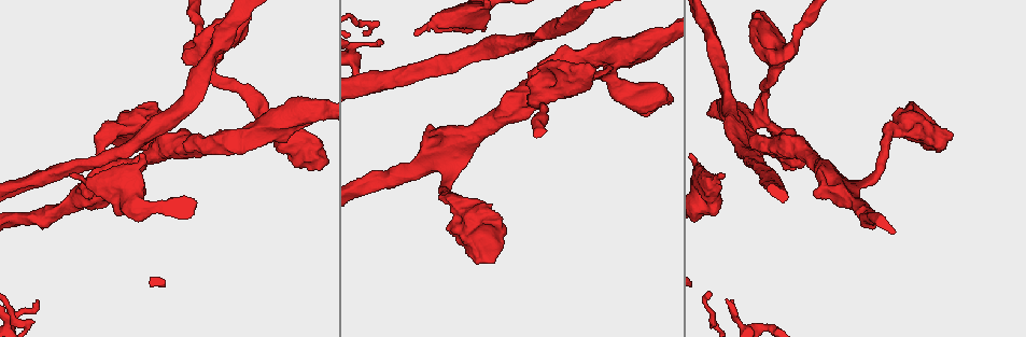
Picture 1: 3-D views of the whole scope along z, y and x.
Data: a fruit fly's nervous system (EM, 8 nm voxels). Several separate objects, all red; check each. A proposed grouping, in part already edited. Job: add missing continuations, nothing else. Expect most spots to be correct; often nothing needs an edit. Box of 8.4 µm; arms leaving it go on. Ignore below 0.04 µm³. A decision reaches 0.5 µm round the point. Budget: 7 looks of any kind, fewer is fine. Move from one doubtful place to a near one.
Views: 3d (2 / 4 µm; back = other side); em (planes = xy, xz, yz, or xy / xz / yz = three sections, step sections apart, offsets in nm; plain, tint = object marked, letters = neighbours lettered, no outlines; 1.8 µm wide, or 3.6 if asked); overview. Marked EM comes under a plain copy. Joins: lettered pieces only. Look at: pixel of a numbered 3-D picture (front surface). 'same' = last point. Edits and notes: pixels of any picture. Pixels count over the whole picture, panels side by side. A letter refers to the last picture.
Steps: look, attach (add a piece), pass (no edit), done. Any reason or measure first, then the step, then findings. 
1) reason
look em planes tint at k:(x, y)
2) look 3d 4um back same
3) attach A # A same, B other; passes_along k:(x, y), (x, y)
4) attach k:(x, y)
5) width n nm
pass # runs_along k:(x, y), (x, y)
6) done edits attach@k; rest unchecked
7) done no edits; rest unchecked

small branch off a trunk
look em 3.6um xz step 8 tint at 1:(269, 127)

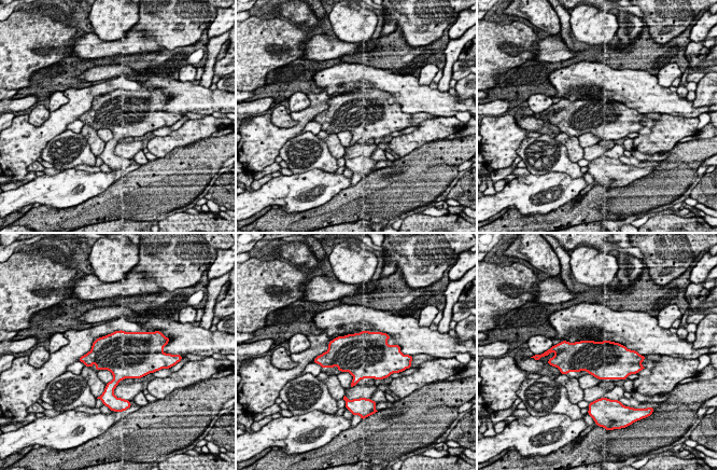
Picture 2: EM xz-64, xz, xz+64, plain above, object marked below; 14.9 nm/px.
look em 3.6um planes tint same

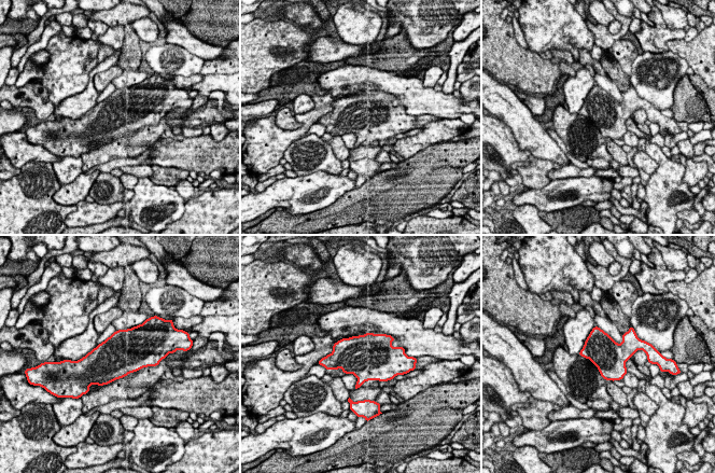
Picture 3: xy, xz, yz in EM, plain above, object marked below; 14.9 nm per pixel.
look em 3.6um planes letters same

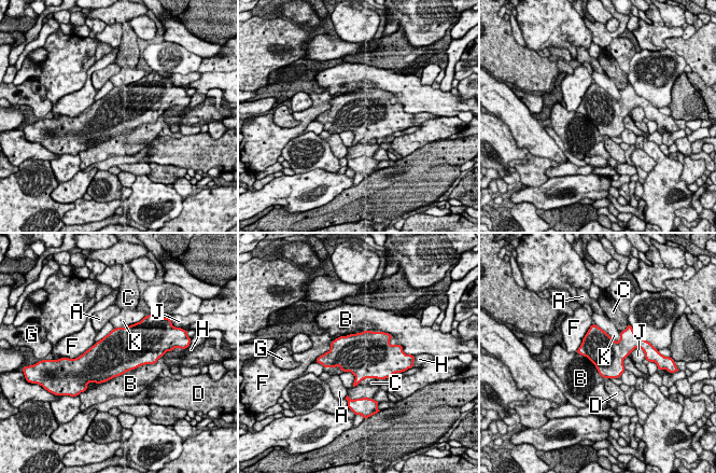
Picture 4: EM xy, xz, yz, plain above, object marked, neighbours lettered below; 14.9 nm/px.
pass # A other, B other, C other, D other, F other, G other, H other, J other, K other; border 4:(153, 363), (94, 383); no lettered piece goes on from it

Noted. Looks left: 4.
free end
look 3d 2um at 1:(428, 132)

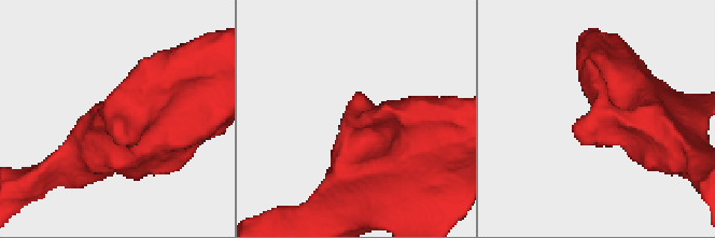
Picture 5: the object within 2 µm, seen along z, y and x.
look em planes letters at 5:(595, 87)

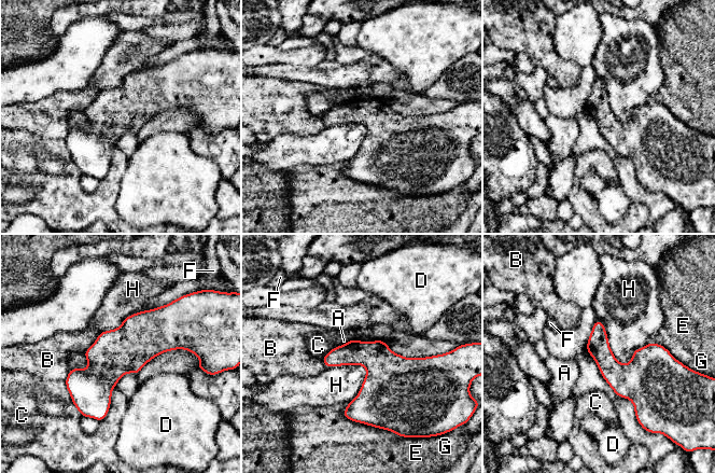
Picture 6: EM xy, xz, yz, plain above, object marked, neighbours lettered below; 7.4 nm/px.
longest_contact H 440 nm
pass # A other, B other, C other, D other, E other, F other, G other, H other; runs_along 6:(184, 343), (135, 343), (69, 387); no lettered piece goes on from it

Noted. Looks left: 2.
free end
look em xz step 16 letters at 1:(415, 35)

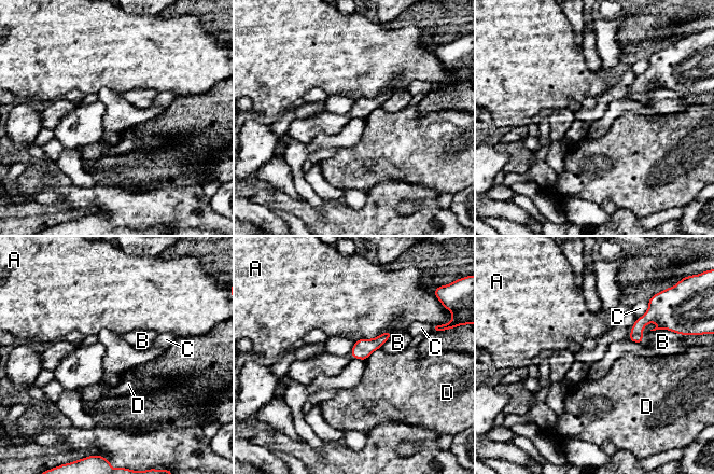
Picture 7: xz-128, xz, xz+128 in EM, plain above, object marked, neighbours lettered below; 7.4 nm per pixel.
pass # A other, B other, C other, D other; border 7:(379, 348), (365, 360); no lettered piece goes on from it

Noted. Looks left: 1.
done no edits; rest unchecked

